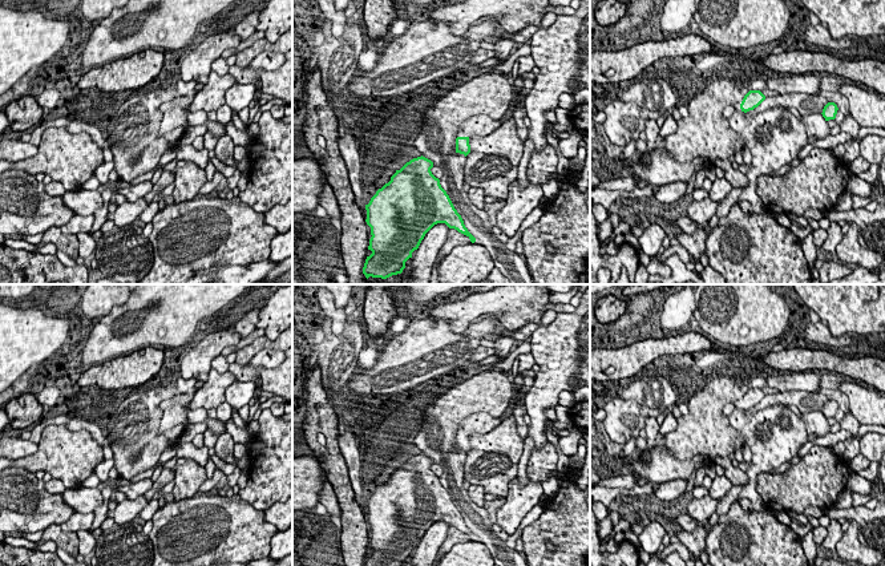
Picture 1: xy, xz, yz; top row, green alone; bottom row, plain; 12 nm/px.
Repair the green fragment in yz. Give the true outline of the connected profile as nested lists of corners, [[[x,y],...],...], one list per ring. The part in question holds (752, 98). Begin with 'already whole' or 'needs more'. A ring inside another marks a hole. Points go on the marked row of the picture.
needs more | [[[749,90],[740,102],[726,106],[722,116],[728,120],[735,112],[747,113],[757,108],[764,100],[765,96],[760,90]]]

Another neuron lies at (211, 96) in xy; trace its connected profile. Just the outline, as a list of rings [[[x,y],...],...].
[[[211,70],[209,74],[209,81],[194,94],[194,98],[186,110],[181,106],[174,106],[163,112],[158,136],[163,136],[179,126],[183,129],[190,128],[187,121],[189,112],[217,112],[222,105],[226,104],[225,94],[235,82],[237,80],[230,73],[218,74]]]

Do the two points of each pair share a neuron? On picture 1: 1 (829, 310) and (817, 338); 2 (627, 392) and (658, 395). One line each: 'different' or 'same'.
1: different
2: same

